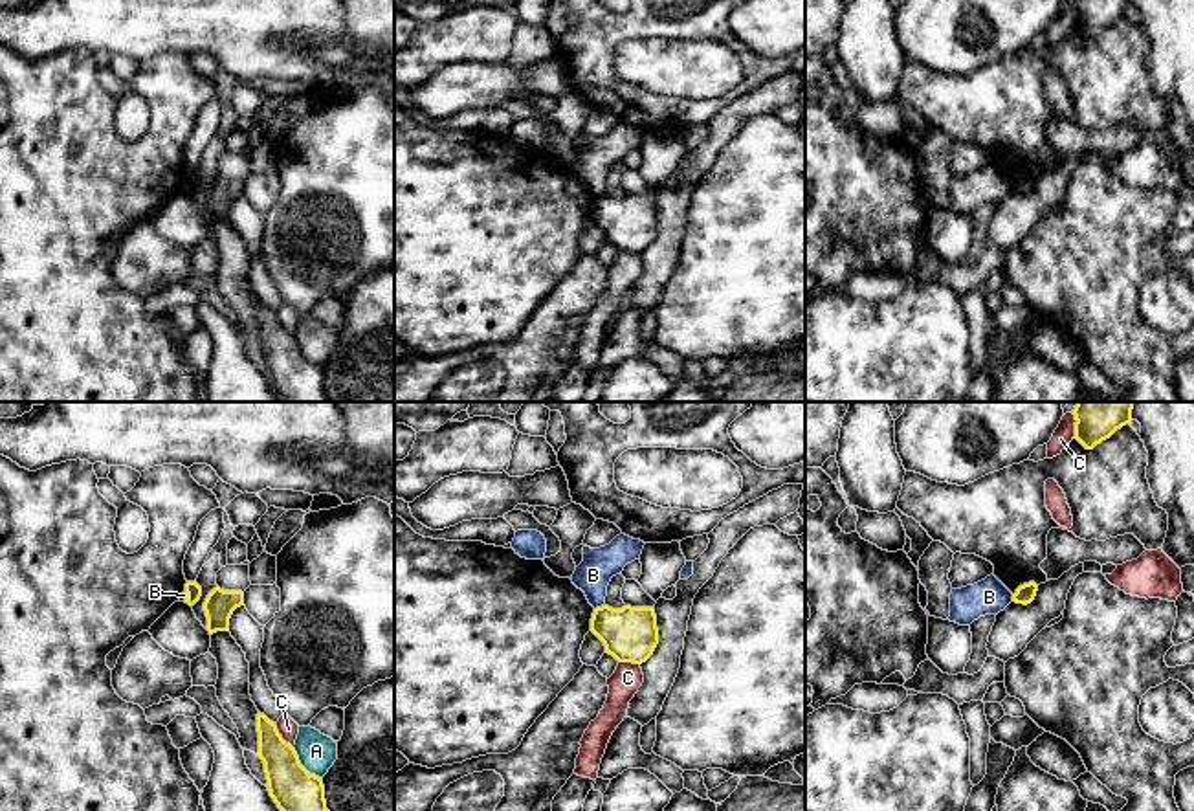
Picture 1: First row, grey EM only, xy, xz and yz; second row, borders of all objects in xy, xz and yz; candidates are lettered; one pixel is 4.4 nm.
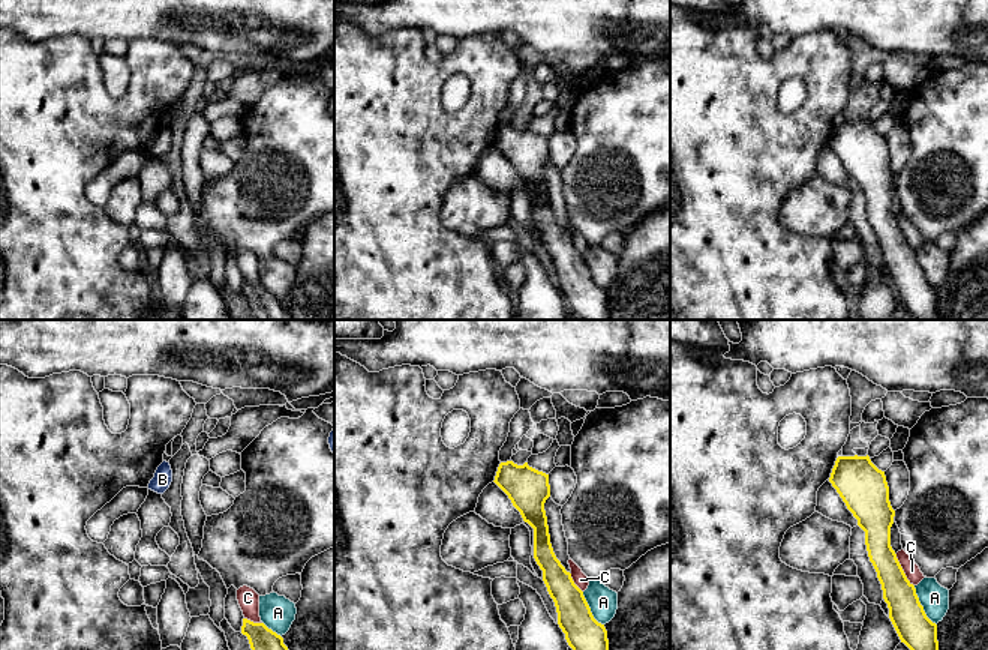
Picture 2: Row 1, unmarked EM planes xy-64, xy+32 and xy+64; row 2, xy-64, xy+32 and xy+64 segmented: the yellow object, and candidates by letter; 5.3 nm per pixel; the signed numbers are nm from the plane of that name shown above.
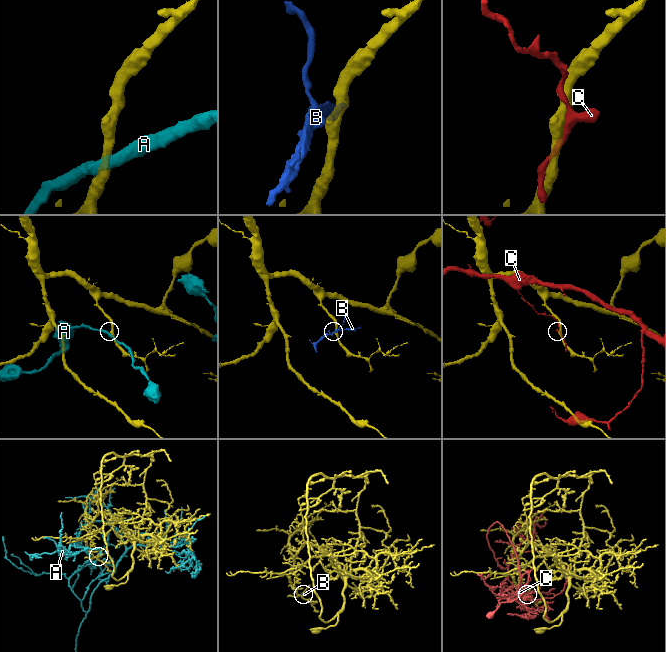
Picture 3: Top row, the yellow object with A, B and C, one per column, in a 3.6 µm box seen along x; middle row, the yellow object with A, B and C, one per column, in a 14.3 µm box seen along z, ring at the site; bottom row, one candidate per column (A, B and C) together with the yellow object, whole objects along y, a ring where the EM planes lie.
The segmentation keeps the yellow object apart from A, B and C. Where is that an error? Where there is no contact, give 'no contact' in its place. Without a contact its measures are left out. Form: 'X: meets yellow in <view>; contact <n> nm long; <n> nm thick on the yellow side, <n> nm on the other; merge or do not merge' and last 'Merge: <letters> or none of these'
A: meets yellow in xy; contact 190 nm long; 220 nm thick on the yellow side, 160 nm on the other; do not merge
B: meets yellow in xz; contact 50 nm long; 240 nm thick on the yellow side, 160 nm on the other; do not merge
C: meets yellow in xy; contact 130 nm long; 200 nm thick on the yellow side, 90 nm on the other; do not merge
Merge: none of these

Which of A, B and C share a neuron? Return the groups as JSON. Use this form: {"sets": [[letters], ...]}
{"sets": [["A"], ["B"], ["C"]]}

